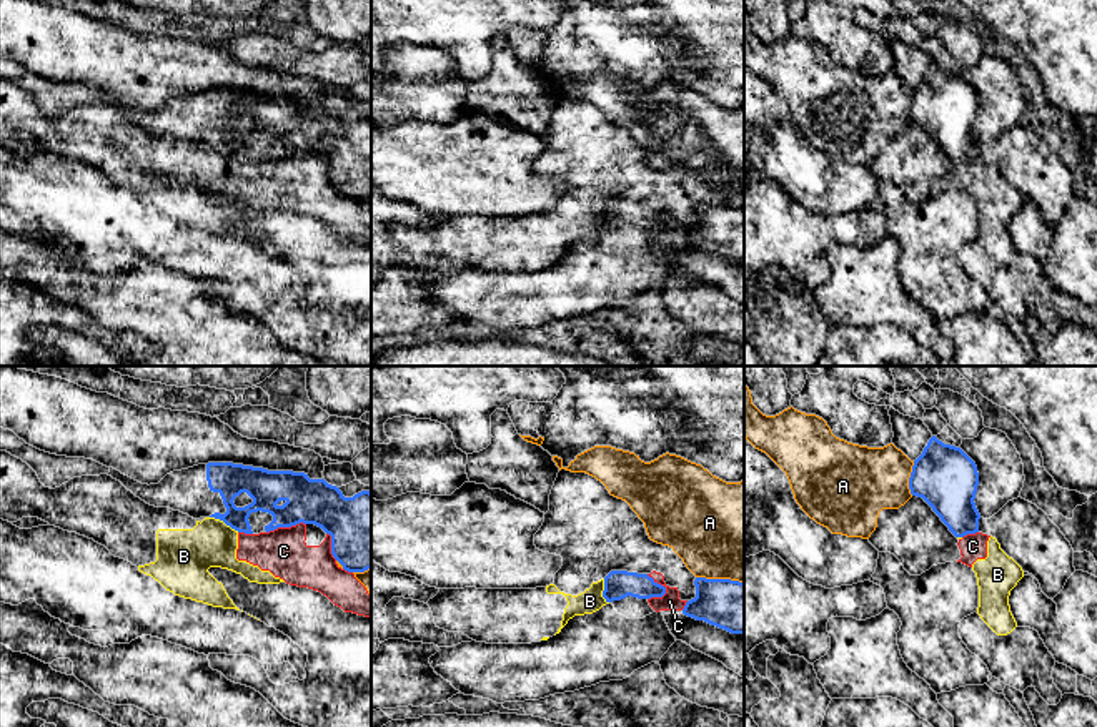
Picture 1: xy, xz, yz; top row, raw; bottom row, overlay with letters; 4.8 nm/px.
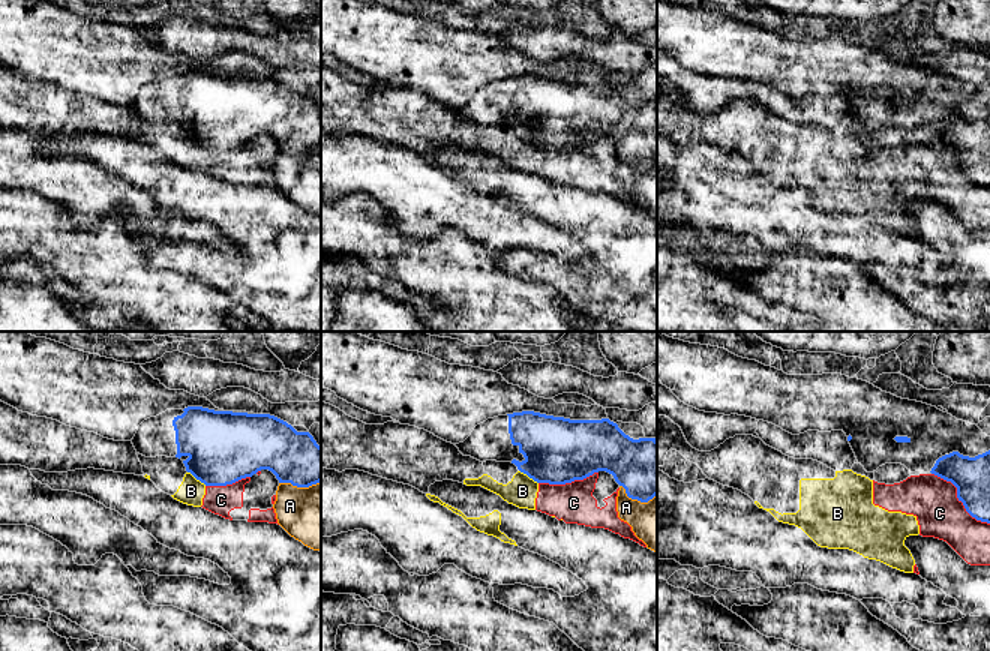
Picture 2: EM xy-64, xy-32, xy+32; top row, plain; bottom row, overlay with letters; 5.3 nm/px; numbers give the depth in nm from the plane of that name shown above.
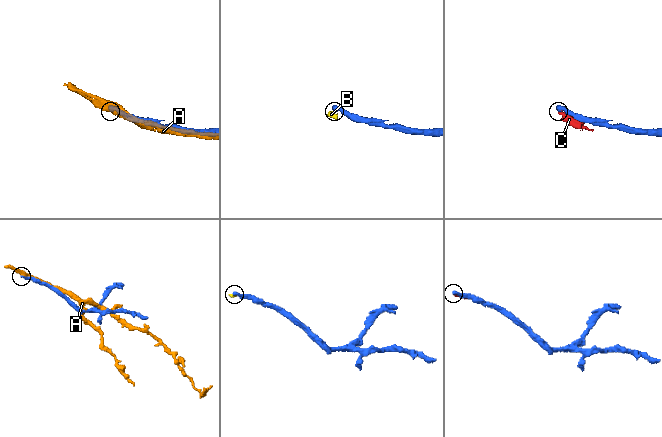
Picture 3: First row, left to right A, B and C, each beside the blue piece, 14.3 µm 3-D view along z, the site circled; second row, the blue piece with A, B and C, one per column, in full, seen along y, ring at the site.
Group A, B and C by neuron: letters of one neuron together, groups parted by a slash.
A / B C

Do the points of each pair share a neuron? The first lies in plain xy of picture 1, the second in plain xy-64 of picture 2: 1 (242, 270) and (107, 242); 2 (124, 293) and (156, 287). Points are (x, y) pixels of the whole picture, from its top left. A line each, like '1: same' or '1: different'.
1: different
2: same

